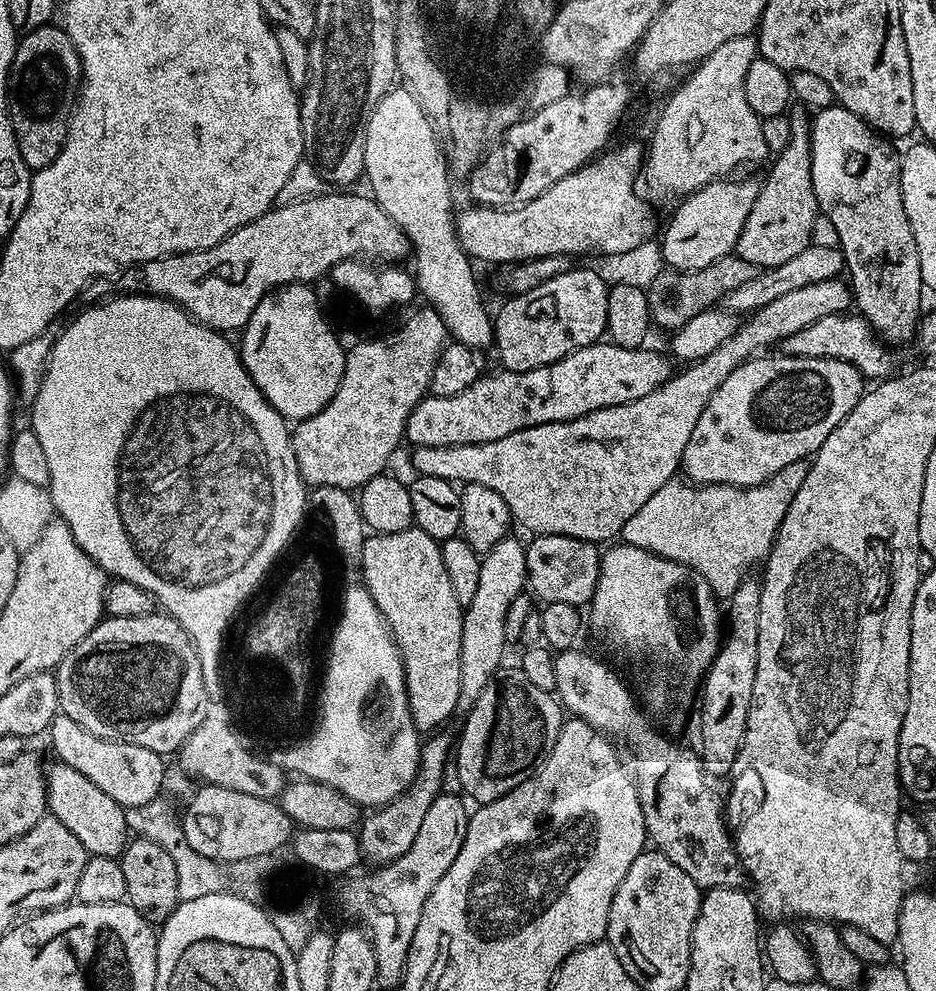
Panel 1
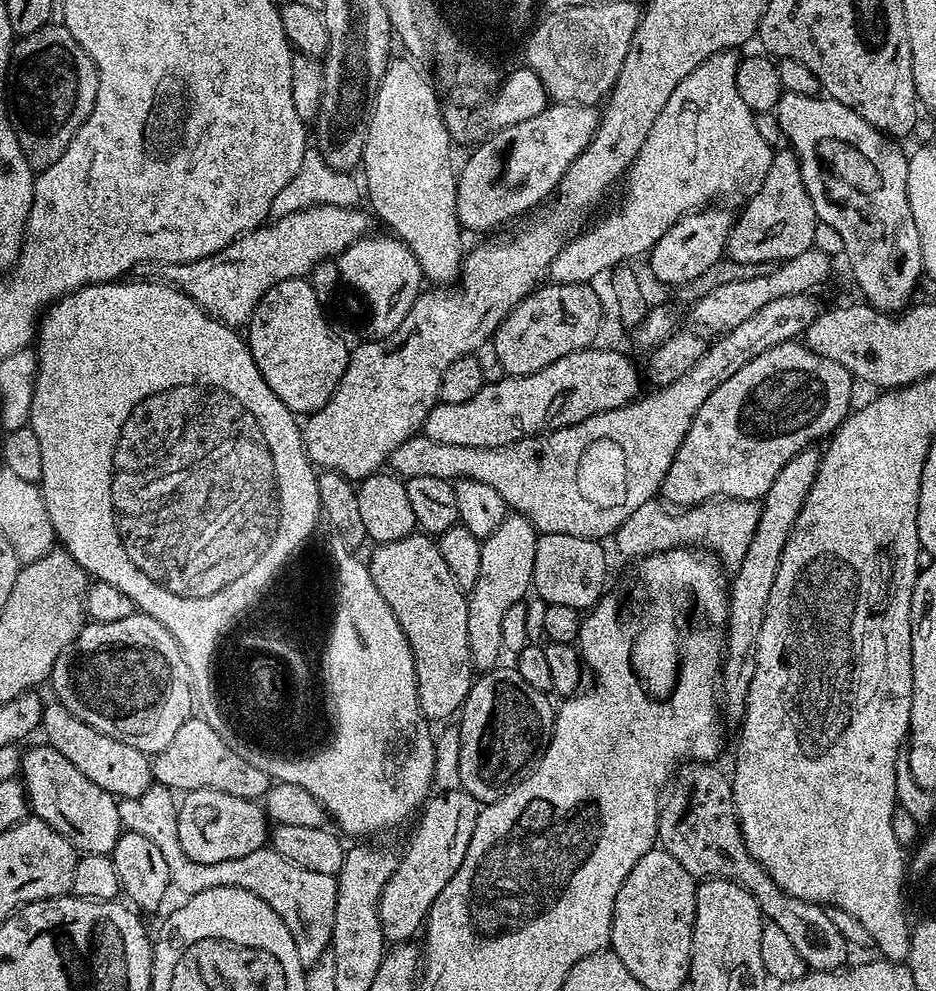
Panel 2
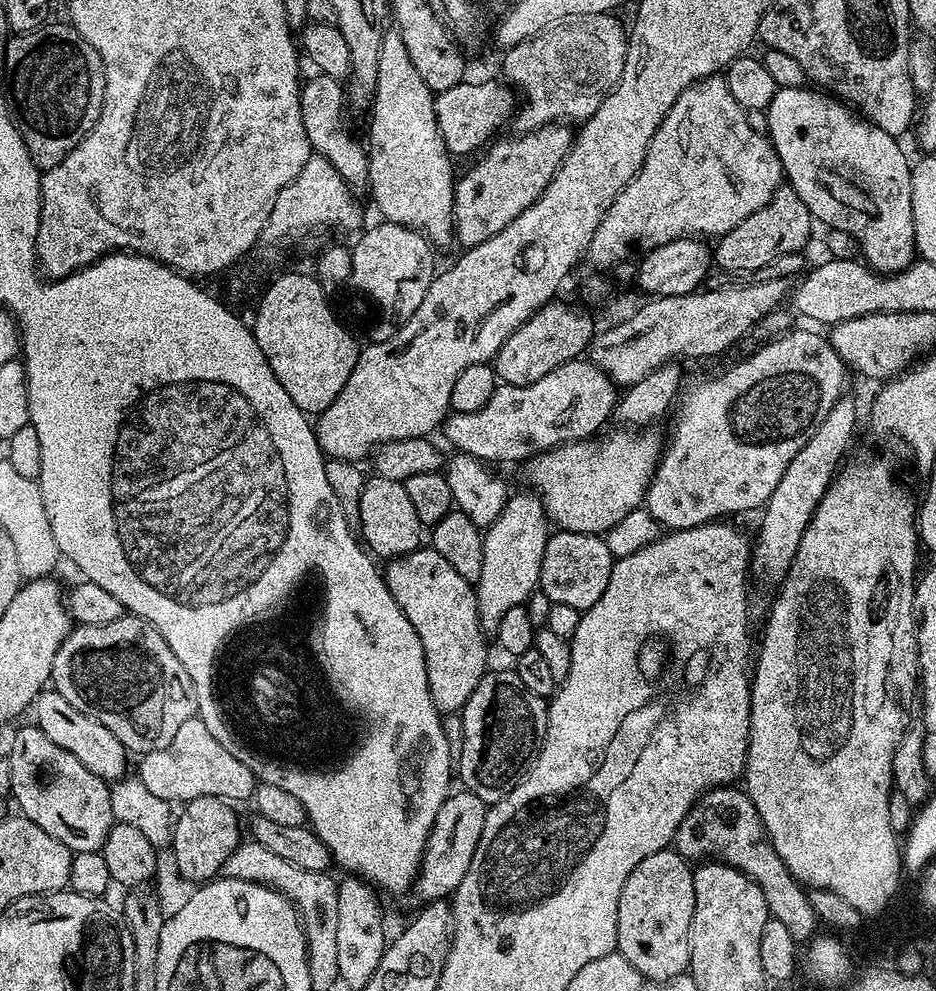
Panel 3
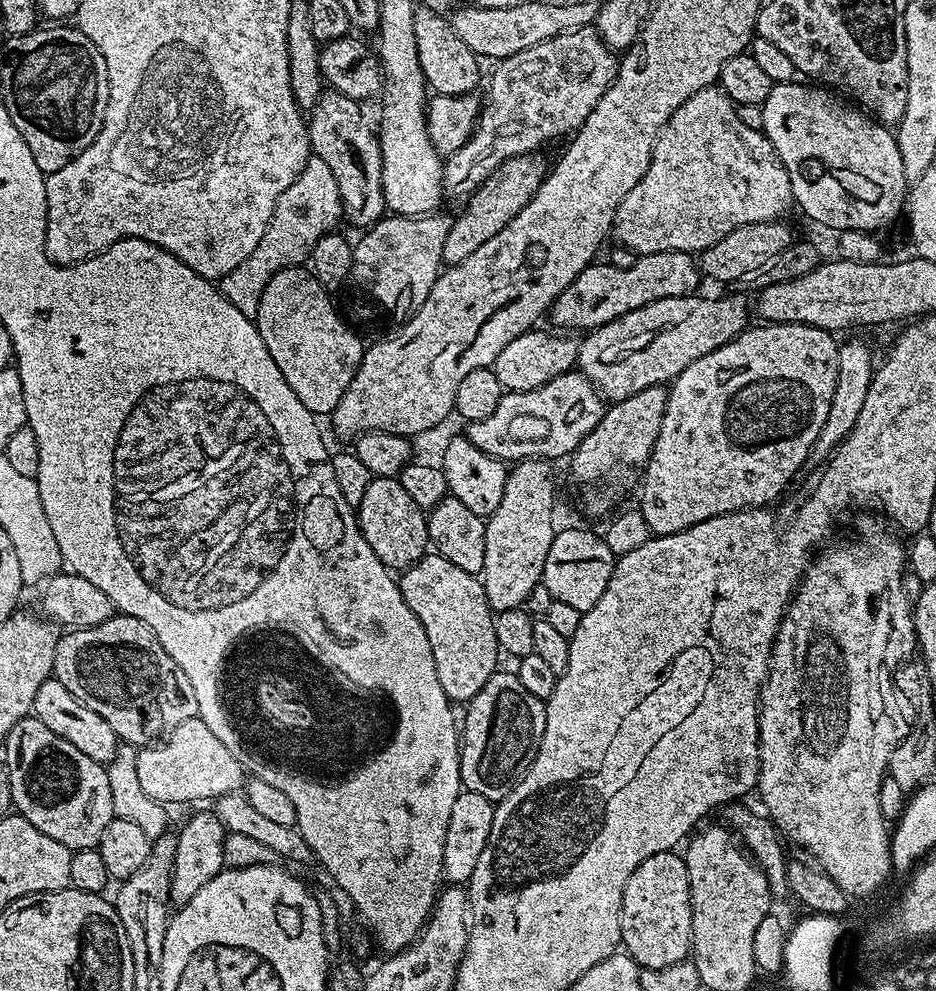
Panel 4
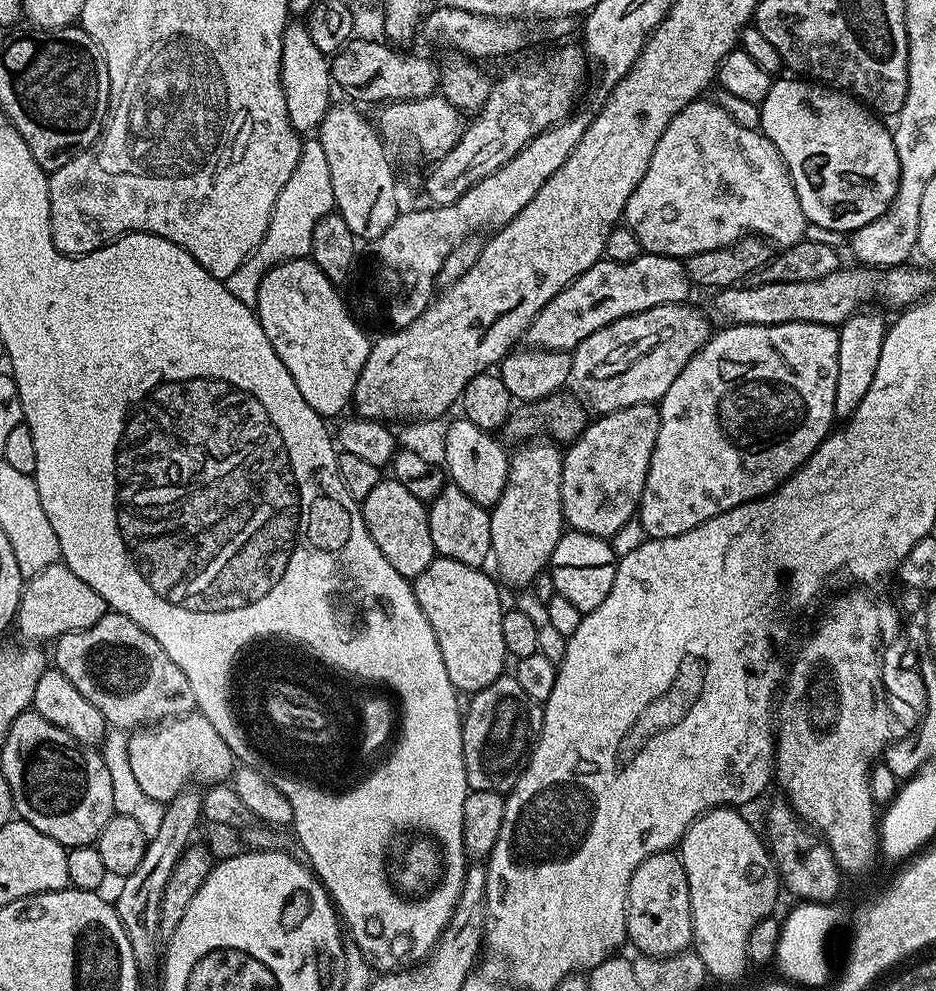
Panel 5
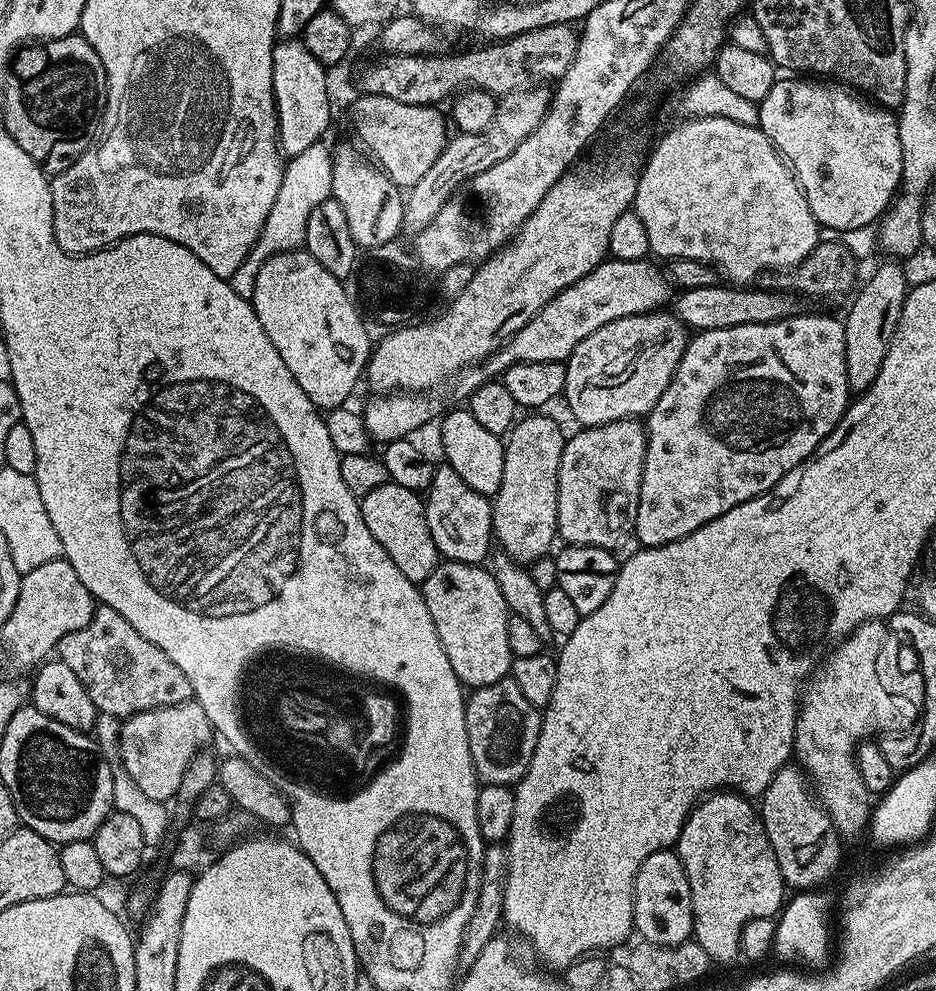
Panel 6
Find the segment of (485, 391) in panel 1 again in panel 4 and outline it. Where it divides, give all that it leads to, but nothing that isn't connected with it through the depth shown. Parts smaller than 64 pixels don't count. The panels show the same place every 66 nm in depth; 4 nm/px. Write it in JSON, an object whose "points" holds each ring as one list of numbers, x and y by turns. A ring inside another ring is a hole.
{"points":[[573,370,566,374,558,374,558,378,550,378,550,382,534,390,505,392,504,397,498,402,498,410,494,410,494,414,489,414,486,418,471,421,467,425,466,435,470,442,474,442,474,446,478,446,478,450,505,462,537,458,556,462,559,456,571,457,582,442,582,438,586,438,586,434,590,434,594,426,598,426,598,422,604,417,605,407,605,401,596,387,584,377,583,372]]}

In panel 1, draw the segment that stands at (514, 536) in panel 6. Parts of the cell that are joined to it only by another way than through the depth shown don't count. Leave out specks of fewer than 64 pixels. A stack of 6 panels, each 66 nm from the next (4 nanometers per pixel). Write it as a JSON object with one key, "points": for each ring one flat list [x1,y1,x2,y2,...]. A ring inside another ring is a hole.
{"points":[[505,536,491,550,483,553,478,570,478,590,463,609,459,707,464,710,472,707,478,694,486,690,488,683,505,663,504,647,509,643,504,629,506,610,510,610,510,602,525,591,528,583,525,545,519,544,514,536]]}

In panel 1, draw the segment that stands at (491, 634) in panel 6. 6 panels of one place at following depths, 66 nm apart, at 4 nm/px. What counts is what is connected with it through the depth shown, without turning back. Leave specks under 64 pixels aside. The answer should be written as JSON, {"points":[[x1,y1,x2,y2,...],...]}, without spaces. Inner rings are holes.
{"points":[[410,527,401,532,382,532,372,534,364,541,364,549,362,550,362,558,360,559,360,571,366,578,366,586,369,594,374,598,374,602,378,606,378,610,384,616,384,621,388,624,388,628,392,632,392,638,396,641,396,647,400,650,400,655,404,658,404,674,406,677,406,687,408,690,408,705,410,706,410,714,414,726,419,728,421,733,428,734,439,724,444,724,452,716,452,711,457,711,460,705,460,651,462,650,462,622,464,614,462,605,458,602,458,598,454,598,454,589,450,587,450,578,446,574,446,566,444,559,440,553,440,544,430,538,430,534,426,534,418,527]]}

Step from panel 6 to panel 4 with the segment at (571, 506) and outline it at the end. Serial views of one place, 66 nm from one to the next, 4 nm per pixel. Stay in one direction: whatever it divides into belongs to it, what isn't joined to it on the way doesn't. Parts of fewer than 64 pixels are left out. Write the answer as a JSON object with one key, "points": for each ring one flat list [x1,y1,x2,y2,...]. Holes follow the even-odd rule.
{"points":[[655,384,646,390,638,390,638,394,605,407,604,417,598,426,594,426,594,430,582,438,570,457,570,463,572,480,580,484,580,500,590,515,611,513,620,495,641,479,642,469,654,450,654,442,658,442,658,430,662,430,667,401,668,388,665,385]]}

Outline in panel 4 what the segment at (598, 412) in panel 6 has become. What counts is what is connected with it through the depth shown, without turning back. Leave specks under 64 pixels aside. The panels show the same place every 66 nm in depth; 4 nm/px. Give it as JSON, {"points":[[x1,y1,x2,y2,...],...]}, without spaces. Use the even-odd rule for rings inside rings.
{"points":[[700,295,662,298,638,310,630,310,625,316,619,316,617,320,603,324,600,328,591,329,585,335,588,337,580,340,579,371,608,402,625,400,638,394,638,390,646,390,655,384,667,385,675,380,678,374,682,374,682,370,686,370,686,366,690,366,690,362,718,350,718,346,726,346,726,342,740,335,750,324,750,308,744,305,742,297]]}

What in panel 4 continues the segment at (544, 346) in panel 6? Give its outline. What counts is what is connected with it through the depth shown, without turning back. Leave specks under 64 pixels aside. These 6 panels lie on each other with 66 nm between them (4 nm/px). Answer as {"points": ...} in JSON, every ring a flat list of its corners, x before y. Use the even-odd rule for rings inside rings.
{"points":[[659,252,641,256,629,268,615,268,609,262,600,263,589,264,578,278,574,278,574,282,570,282,570,286,566,286,566,290,562,290,562,294,558,294,550,309,550,317,557,324,553,324,557,329,600,328,650,302,693,295,702,283,697,257,691,252]]}

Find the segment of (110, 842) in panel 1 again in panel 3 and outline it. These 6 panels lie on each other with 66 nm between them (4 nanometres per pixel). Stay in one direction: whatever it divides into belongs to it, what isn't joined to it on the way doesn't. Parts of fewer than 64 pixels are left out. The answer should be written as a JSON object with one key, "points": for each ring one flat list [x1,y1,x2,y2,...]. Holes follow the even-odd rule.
{"points":[[35,726,20,728,12,740,12,749,6,752,10,762,10,778,12,779,11,799,16,799,19,811,27,820,42,826,46,834,58,838,73,854,78,852,99,852,103,849,108,831,111,830,114,819,111,812,111,792,109,781,98,778,98,774,86,770,70,750,62,750,55,742,50,742,46,734]]}

